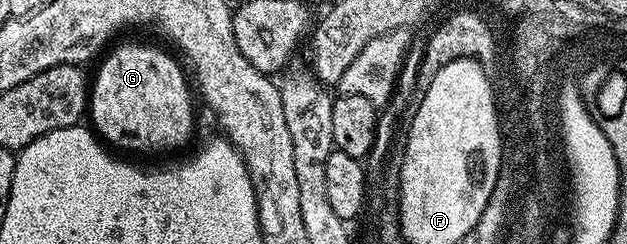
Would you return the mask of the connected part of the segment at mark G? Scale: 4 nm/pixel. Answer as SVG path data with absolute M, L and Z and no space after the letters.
M121 43L102 61L97 76L91 79L87 111L90 116L93 114L92 126L106 144L114 143L129 151L165 151L187 142L193 131L193 99L189 96L189 83L180 65L163 48L152 47L149 43Z

